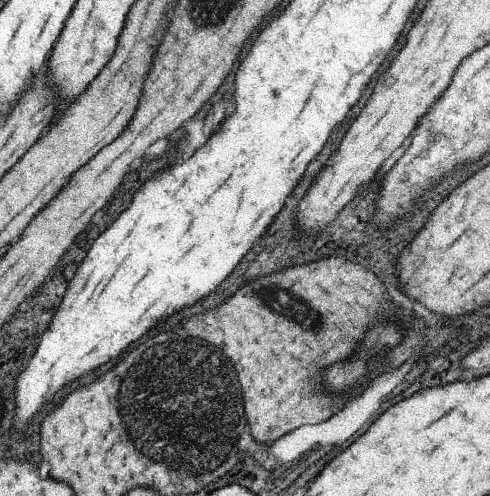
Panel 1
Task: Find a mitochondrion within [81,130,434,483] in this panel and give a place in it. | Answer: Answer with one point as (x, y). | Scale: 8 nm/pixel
(181, 394)

